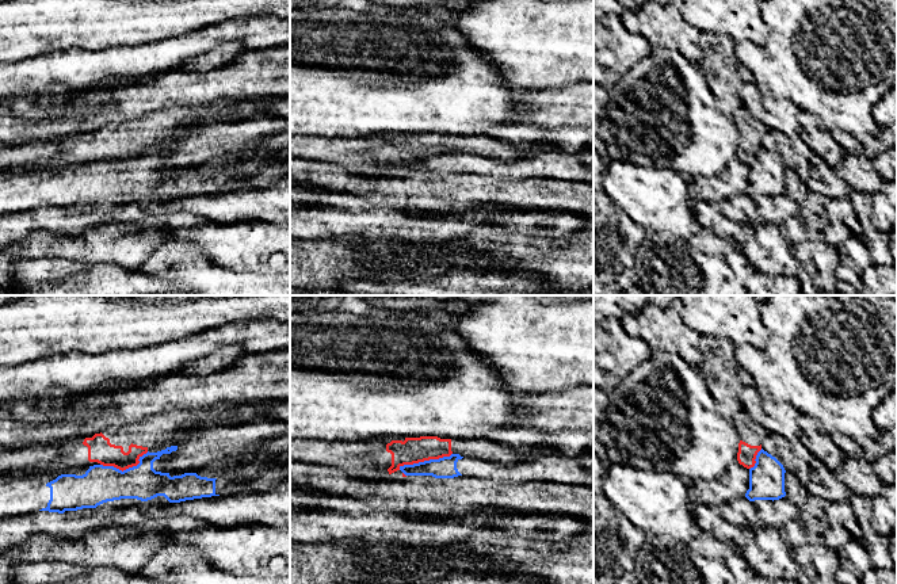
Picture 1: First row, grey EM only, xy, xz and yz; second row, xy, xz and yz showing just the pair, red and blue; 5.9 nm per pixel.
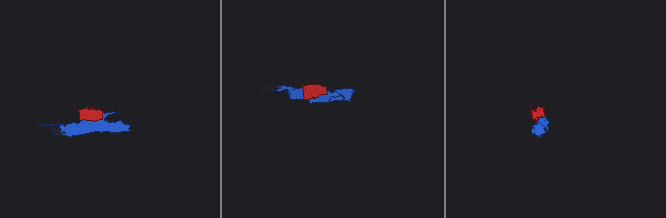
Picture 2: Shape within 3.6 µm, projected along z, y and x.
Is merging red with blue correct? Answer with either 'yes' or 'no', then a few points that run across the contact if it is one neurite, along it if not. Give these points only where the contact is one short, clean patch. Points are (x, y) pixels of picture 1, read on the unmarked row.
no | xz (451, 149), (438, 155), (404, 160), (399, 165)

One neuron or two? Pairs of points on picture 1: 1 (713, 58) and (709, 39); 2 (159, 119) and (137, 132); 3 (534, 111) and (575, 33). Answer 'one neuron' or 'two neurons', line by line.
1: one neuron
2: one neuron
3: two neurons

